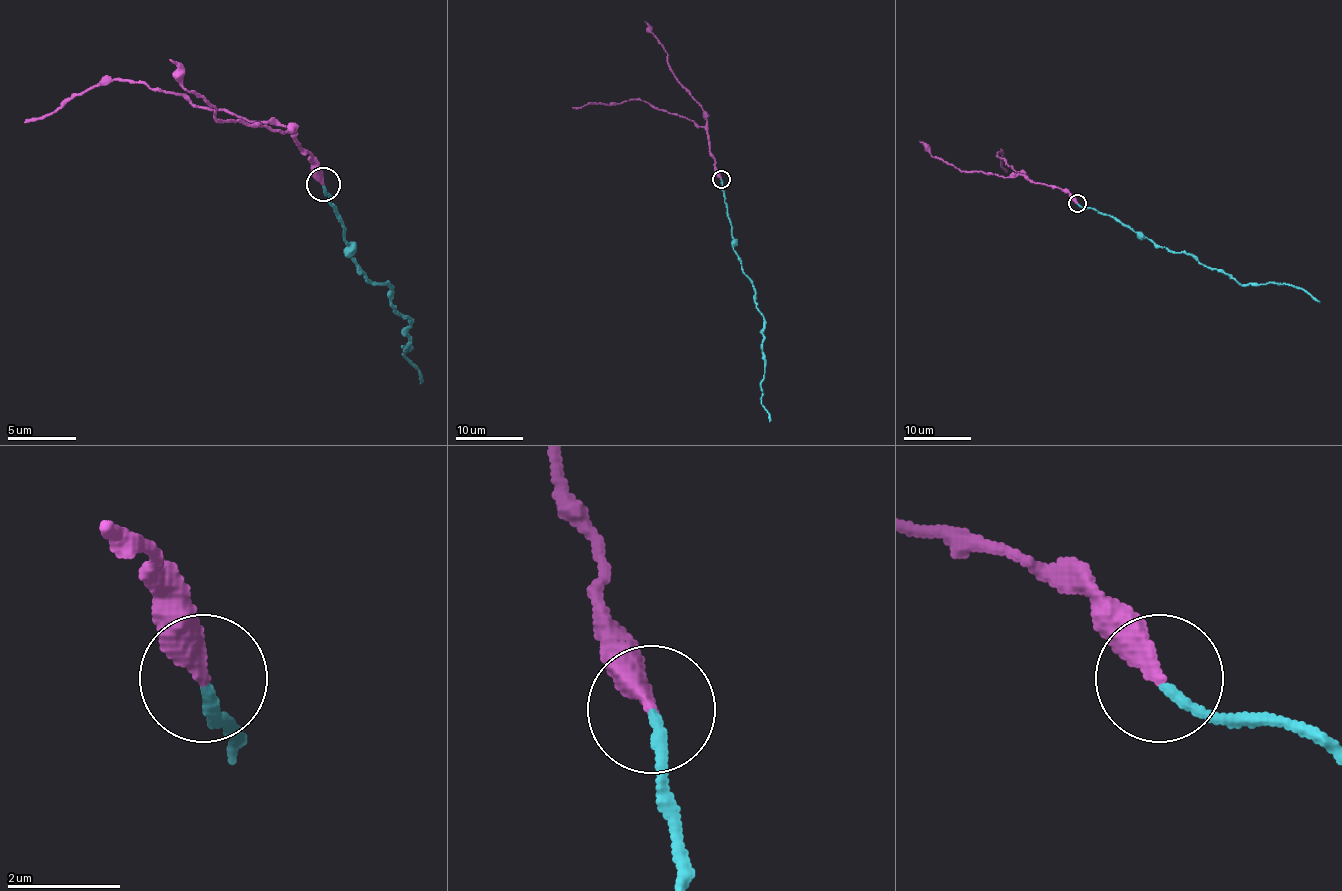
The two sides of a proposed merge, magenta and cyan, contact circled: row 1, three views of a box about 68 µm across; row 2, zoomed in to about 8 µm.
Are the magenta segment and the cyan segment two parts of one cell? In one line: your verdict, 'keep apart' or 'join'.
keep apart

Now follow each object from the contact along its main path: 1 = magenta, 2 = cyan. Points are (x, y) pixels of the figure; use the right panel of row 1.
1: (1077, 203), (1058, 188), (1033, 183), (1007, 164), (997, 152), (1001, 151), (1006, 173)
2: (1077, 203), (1113, 215), (1159, 246), (1223, 269), (1242, 285), (1288, 283), (1320, 302)

